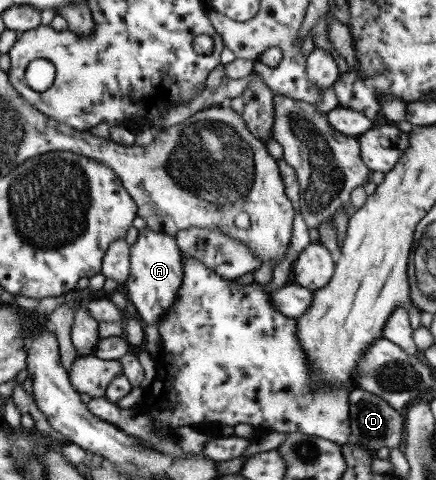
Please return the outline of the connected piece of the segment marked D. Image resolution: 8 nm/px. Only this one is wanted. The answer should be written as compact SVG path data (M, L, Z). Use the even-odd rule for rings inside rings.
M355 388L348 393L350 434L367 450L399 448L403 443L403 416L384 399Z

